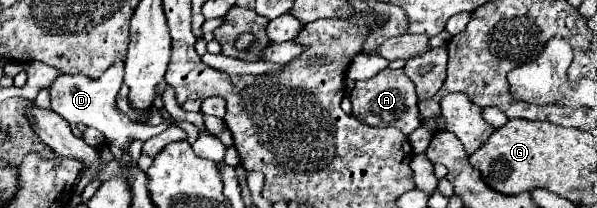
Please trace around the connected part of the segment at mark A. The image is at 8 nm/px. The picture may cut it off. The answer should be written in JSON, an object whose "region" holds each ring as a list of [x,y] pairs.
{"region":[[[384,68],[374,78],[356,82],[354,90],[350,92],[350,102],[352,102],[352,116],[368,126],[376,126],[376,128],[392,126],[392,128],[402,130],[408,136],[420,126],[414,82],[404,74],[404,70]]]}

